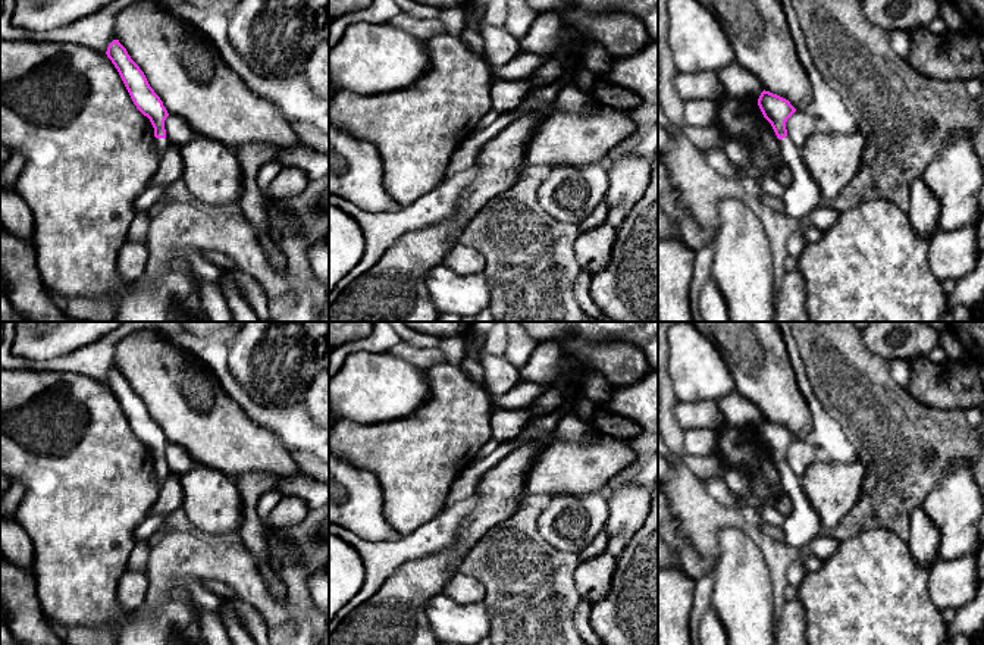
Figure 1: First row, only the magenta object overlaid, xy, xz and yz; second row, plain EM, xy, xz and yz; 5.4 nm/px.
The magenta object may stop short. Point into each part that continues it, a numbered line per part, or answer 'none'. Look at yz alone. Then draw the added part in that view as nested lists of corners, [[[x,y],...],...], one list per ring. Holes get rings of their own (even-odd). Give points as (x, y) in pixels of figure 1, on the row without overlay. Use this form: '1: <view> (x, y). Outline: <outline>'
1: yz (802, 525). Outline: [[[789,466],[778,469],[783,489],[792,500],[792,513],[784,517],[783,533],[787,544],[803,548],[822,529],[820,516],[803,492],[800,478],[795,476]]]

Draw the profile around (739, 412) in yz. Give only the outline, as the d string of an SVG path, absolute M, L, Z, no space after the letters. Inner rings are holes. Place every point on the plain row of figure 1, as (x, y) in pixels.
M736 389L718 400L717 406L726 420L736 428L753 428L758 430L764 420L759 408L742 397Z

